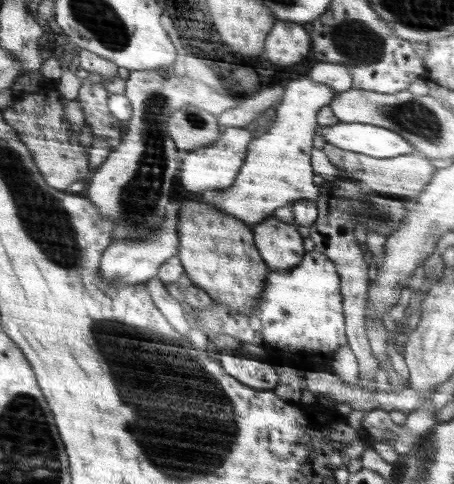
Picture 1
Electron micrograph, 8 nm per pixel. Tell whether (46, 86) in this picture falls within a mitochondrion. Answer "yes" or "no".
no

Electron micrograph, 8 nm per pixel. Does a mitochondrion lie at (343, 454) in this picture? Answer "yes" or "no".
no

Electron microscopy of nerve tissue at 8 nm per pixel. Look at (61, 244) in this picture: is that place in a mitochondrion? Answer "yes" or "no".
yes

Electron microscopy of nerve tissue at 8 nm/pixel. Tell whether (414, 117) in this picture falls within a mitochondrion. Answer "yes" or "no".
yes

